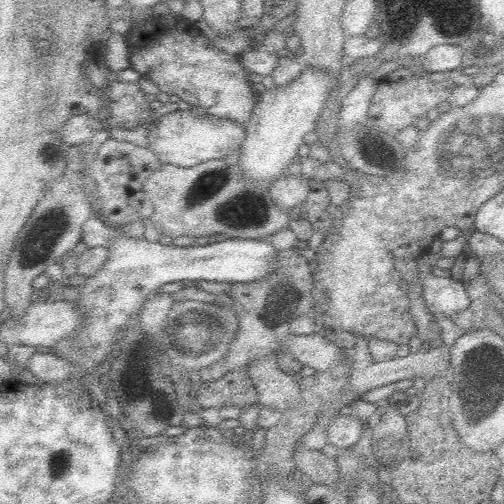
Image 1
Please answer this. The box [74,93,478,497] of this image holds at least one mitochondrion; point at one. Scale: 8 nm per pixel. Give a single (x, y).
(208, 184)

